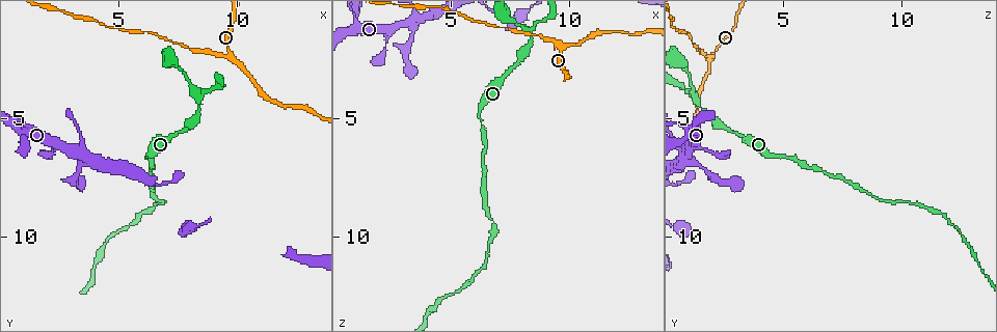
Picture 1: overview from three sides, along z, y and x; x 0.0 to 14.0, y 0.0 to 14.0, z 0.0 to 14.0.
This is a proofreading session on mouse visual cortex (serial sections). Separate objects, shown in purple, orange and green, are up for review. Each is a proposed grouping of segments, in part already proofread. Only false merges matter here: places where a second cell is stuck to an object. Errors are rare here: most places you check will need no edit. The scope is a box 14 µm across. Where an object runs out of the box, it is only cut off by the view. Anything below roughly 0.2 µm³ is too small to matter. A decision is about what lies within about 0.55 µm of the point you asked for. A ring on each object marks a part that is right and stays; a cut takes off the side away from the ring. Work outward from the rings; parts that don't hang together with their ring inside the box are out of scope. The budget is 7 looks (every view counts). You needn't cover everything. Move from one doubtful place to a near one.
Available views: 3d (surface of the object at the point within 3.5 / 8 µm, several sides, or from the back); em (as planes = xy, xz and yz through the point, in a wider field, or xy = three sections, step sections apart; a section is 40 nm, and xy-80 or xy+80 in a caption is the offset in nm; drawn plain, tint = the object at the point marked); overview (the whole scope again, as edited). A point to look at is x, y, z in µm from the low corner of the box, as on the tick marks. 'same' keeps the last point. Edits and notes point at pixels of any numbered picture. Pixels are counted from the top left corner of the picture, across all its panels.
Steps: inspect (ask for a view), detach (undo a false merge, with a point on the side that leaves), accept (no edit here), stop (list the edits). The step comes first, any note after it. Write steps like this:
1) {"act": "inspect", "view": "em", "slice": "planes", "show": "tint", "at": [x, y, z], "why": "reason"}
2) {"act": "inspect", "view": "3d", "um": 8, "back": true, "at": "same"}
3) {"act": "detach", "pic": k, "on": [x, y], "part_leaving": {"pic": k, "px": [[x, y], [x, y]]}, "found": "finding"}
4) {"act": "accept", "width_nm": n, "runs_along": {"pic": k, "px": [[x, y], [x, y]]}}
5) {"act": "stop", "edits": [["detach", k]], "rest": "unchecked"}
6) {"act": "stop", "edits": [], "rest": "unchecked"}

{"act": "inspect", "view": "3d", "um": 8, "at": [9.5, 2.5, 1.8], "why": "sharp bend"}

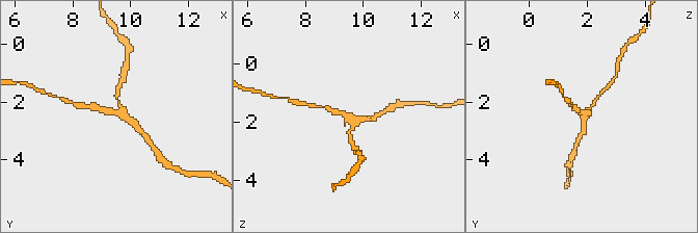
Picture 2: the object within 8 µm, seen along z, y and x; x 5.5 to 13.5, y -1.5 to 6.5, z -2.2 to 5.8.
{"act": "inspect", "view": "3d", "um": 3.5, "at": [9.5, 2.4, 1.8]}

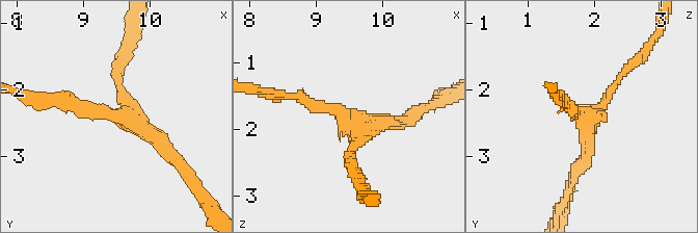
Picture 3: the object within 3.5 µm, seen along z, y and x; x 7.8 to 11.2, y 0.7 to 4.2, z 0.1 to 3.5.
{"act": "inspect", "view": "em", "slice": "xy", "step": 1, "show": "tint", "at": [9.50, 2.35, 1.80]}

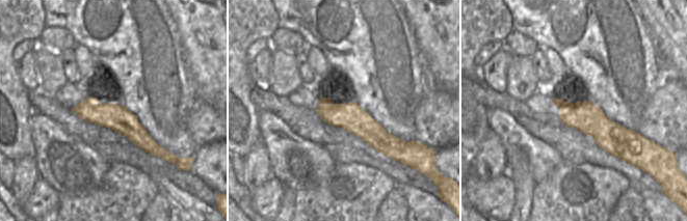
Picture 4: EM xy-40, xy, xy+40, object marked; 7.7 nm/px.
{"act": "accept", "runs_along": {"pic": 4, "px": [[76, 109], [117, 117], [164, 154]]}, "found": "one cell here"}

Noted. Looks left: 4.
{"act": "inspect", "view": "3d", "um": 3.5, "at": [8.3, 4.0, 1.3], "why": "a fork"}

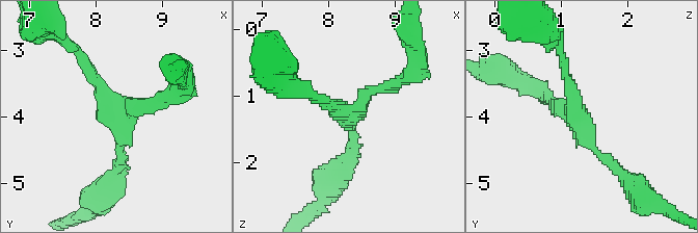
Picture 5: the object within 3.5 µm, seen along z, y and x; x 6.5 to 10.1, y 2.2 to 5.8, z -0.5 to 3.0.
{"act": "inspect", "view": "em", "slice": "planes", "show": "tint", "at": [8.30, 4.05, 1.25], "arms": 3, "arm_widths_nm": [150, 150, 200]}

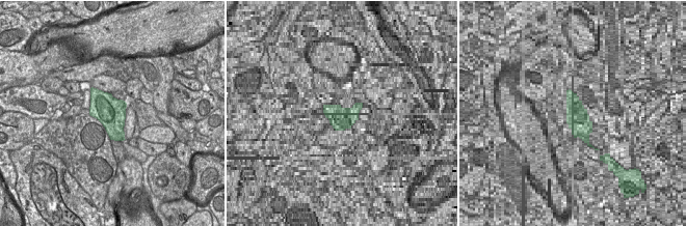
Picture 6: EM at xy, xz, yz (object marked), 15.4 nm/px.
{"act": "inspect", "view": "em", "slice": "xy", "step": 3, "show": "tint", "at": "same"}

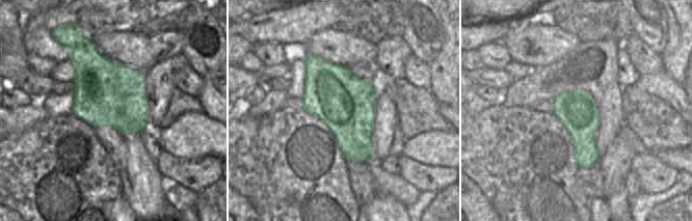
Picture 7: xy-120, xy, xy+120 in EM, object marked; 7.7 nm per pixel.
{"act": "accept", "runs_along": {"pic": 5, "px": [[618, 171], [582, 135], [565, 62]]}, "found": "all the same cell"}

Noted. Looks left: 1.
{"act": "stop", "edits": [], "rest": "unchecked"}

